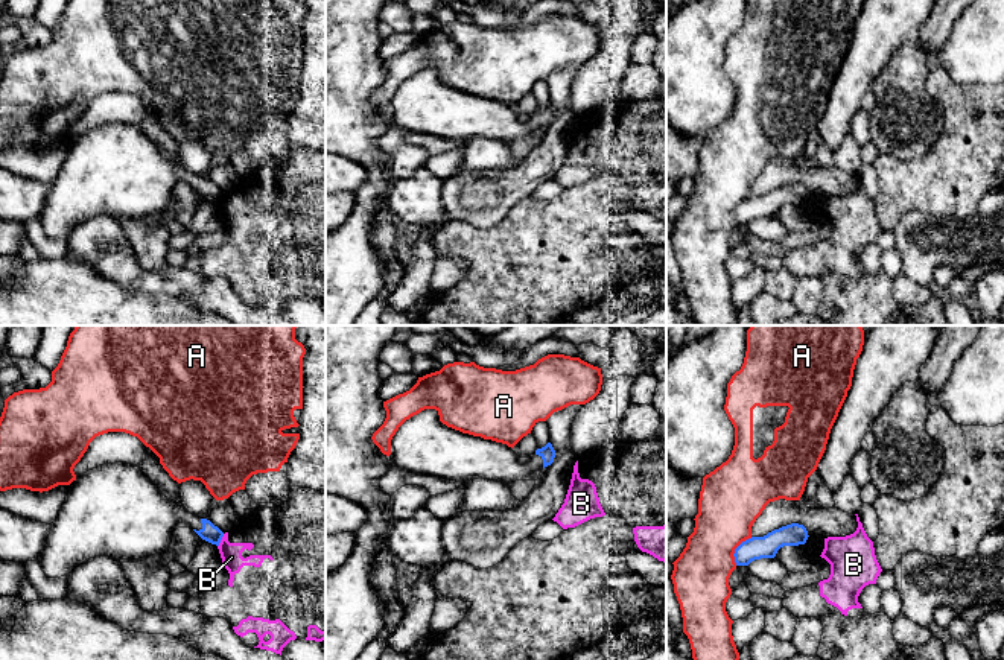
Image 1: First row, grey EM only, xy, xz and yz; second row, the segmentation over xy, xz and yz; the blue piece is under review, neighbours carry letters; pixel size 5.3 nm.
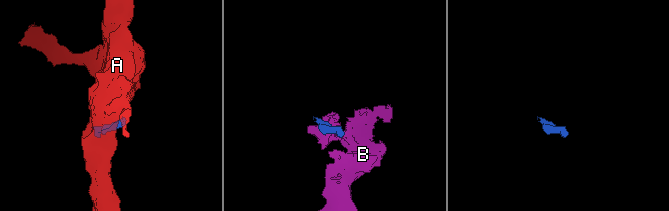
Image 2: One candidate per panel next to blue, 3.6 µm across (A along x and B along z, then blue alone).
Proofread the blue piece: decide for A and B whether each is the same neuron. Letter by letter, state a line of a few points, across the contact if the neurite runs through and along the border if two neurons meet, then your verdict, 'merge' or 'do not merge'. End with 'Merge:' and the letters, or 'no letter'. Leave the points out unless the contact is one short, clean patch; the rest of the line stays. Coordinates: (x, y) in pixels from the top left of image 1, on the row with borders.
A: do not merge
B: do not merge
Merge: no letter

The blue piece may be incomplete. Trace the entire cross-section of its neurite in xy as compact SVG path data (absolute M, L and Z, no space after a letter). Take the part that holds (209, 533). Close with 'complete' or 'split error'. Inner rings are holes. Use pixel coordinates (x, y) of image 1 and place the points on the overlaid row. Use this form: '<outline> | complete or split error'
M103 464L70 484L65 500L50 525L38 564L46 576L61 578L94 557L110 557L116 561L148 558L166 551L178 528L190 528L216 546L224 537L210 520L199 519L167 499L137 465Z | split error

